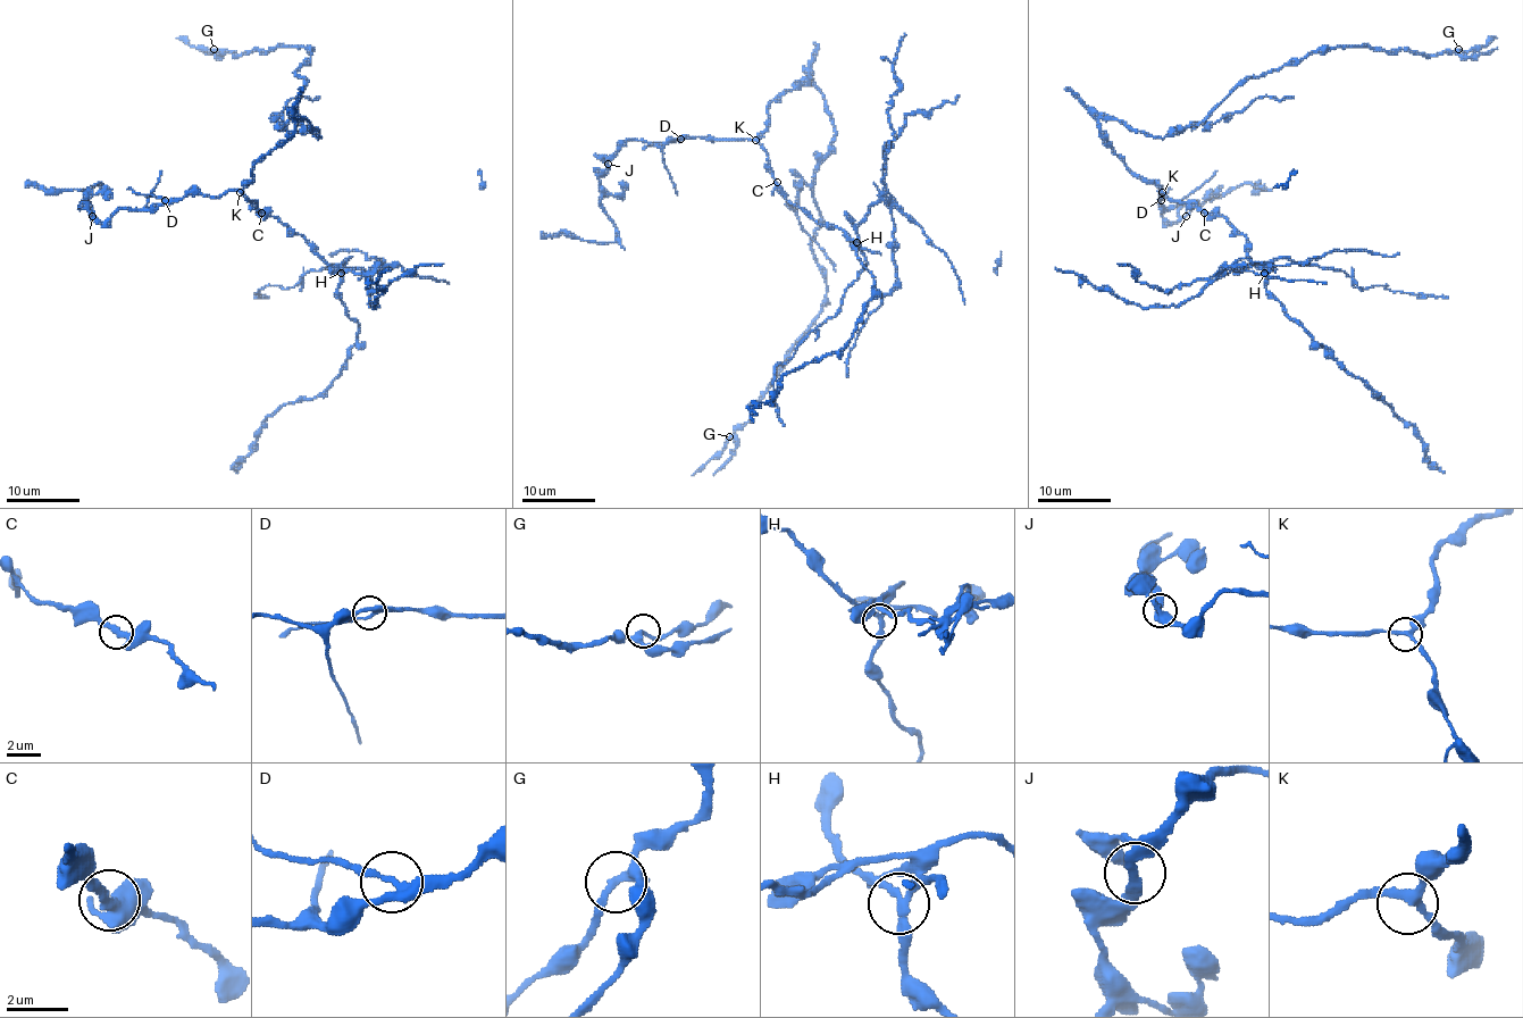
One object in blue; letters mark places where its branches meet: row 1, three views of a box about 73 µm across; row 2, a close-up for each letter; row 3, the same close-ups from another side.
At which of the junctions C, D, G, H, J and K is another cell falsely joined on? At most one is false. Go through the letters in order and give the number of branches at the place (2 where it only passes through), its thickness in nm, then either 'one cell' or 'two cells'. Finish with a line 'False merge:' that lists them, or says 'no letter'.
C: branches 2; calibre 240 nm; one cell
D: branches 3; calibre 240 nm; one cell
G: branches 3; calibre 240 nm; one cell
H: branches 3; calibre 240 nm; two cells
J: branches 3; calibre 240 nm; one cell
K: branches 3; calibre 240 nm; one cell
False merge: H

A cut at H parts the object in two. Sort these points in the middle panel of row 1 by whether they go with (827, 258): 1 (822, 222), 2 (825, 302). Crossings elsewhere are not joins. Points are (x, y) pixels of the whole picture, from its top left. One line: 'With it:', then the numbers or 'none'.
With it: 1, 2

